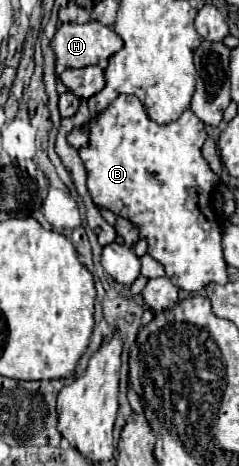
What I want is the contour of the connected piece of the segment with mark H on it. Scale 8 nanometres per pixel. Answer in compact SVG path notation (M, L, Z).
M88 21L84 25L64 23L54 39L52 49L56 53L56 71L80 69L88 65L106 63L116 51L122 49L122 39L112 27L98 21Z

